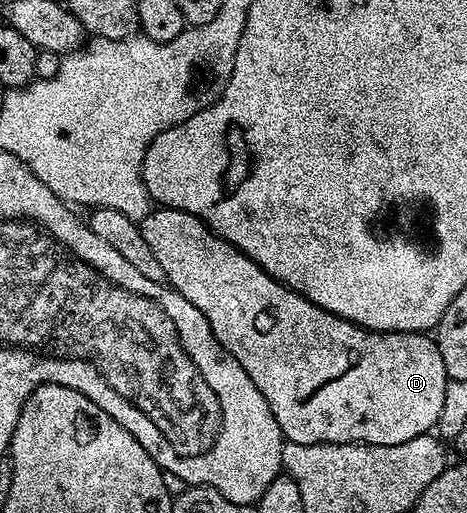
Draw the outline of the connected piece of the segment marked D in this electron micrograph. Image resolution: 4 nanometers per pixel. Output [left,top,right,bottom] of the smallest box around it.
[139,206,449,446]

